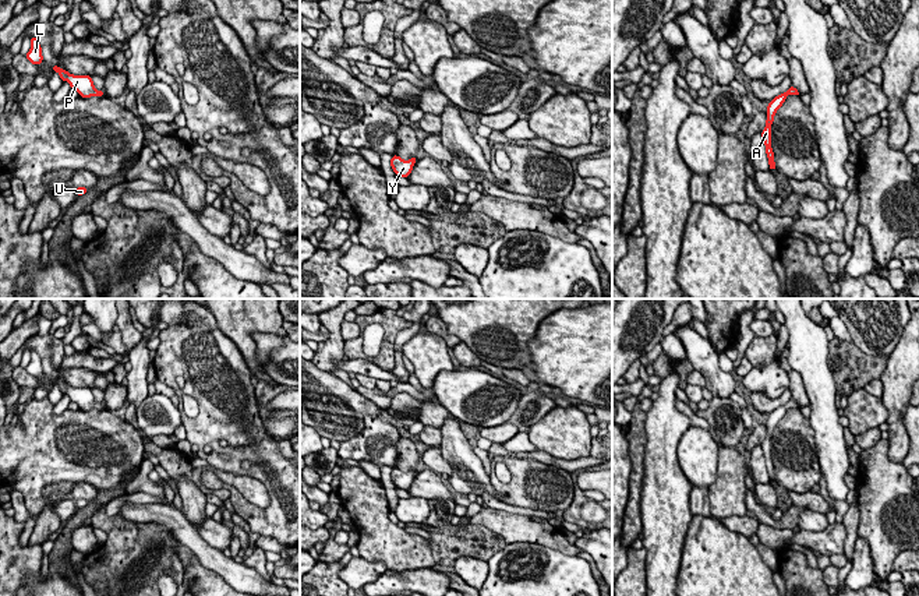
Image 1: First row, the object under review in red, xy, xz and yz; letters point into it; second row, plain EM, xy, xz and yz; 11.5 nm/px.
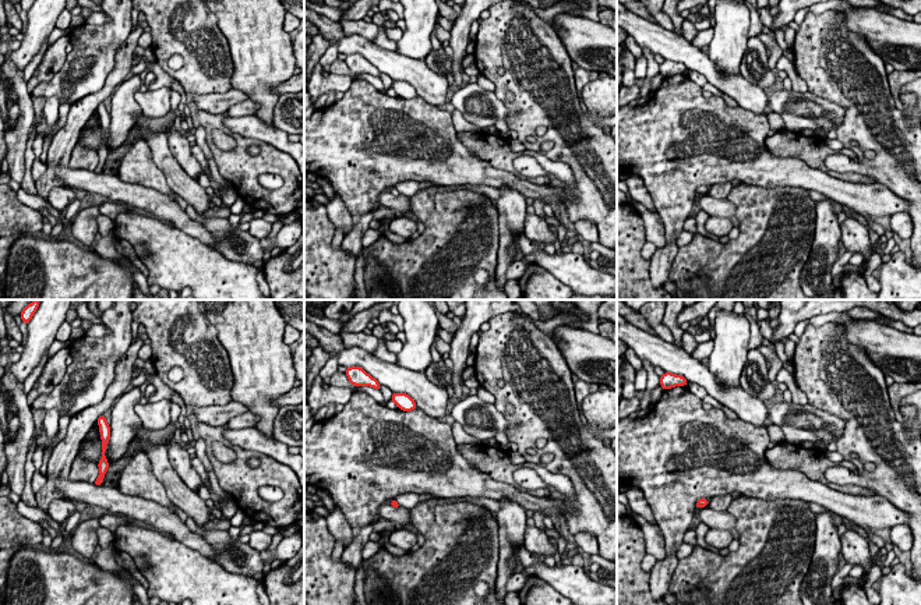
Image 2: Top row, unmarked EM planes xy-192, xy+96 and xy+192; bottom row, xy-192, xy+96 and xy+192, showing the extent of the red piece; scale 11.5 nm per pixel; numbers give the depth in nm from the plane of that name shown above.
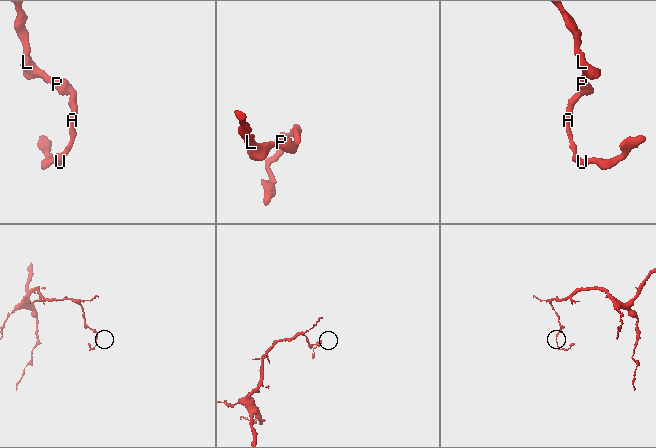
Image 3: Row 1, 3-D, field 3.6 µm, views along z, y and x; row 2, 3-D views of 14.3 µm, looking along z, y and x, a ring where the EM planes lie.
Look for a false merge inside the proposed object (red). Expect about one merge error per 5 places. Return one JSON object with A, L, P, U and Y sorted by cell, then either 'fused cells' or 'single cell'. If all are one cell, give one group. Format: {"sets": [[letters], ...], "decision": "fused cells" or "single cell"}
{"sets": [["A", "L", "P", "U", "Y"]], "decision": "single cell"}

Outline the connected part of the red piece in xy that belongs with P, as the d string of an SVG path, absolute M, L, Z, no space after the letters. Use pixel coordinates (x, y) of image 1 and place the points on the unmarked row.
M57 377L52 378L53 385L57 384L61 394L67 394L71 399L71 402L75 402L81 410L91 410L91 409L103 409L103 403L98 403L93 398L92 389L91 388L74 388L70 387L68 384L60 381Z

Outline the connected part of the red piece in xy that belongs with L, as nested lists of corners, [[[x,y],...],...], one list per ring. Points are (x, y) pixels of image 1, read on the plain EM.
[[[35,349],[31,350],[31,362],[25,370],[35,378],[42,377],[43,374],[42,360]]]

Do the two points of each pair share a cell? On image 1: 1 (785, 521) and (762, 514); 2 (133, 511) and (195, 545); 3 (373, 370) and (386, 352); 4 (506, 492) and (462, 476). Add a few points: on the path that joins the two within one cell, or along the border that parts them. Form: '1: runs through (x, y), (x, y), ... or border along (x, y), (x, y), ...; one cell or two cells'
1: runs through (780, 522), (767, 519); one cell
2: runs through (148, 512), (168, 515), (181, 529); one cell
3: border along (349, 358), (364, 358), (391, 371); two cells
4: border along (488, 475), (490, 485), (498, 494), (497, 498); two cells

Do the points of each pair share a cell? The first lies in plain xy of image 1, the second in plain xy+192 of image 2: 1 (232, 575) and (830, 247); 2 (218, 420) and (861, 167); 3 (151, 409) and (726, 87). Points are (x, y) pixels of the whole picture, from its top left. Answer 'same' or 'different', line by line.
1: different
2: same
3: different

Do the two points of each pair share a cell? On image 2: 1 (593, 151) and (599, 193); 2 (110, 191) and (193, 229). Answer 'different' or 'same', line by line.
1: same
2: same

